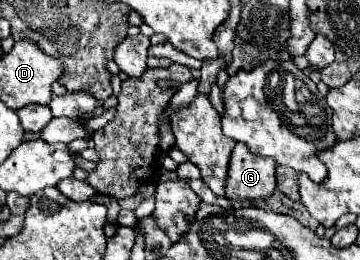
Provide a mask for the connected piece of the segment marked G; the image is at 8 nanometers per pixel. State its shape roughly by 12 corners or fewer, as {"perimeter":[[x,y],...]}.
{"perimeter":[[236,143],[226,197],[266,199],[276,189],[276,161]]}

